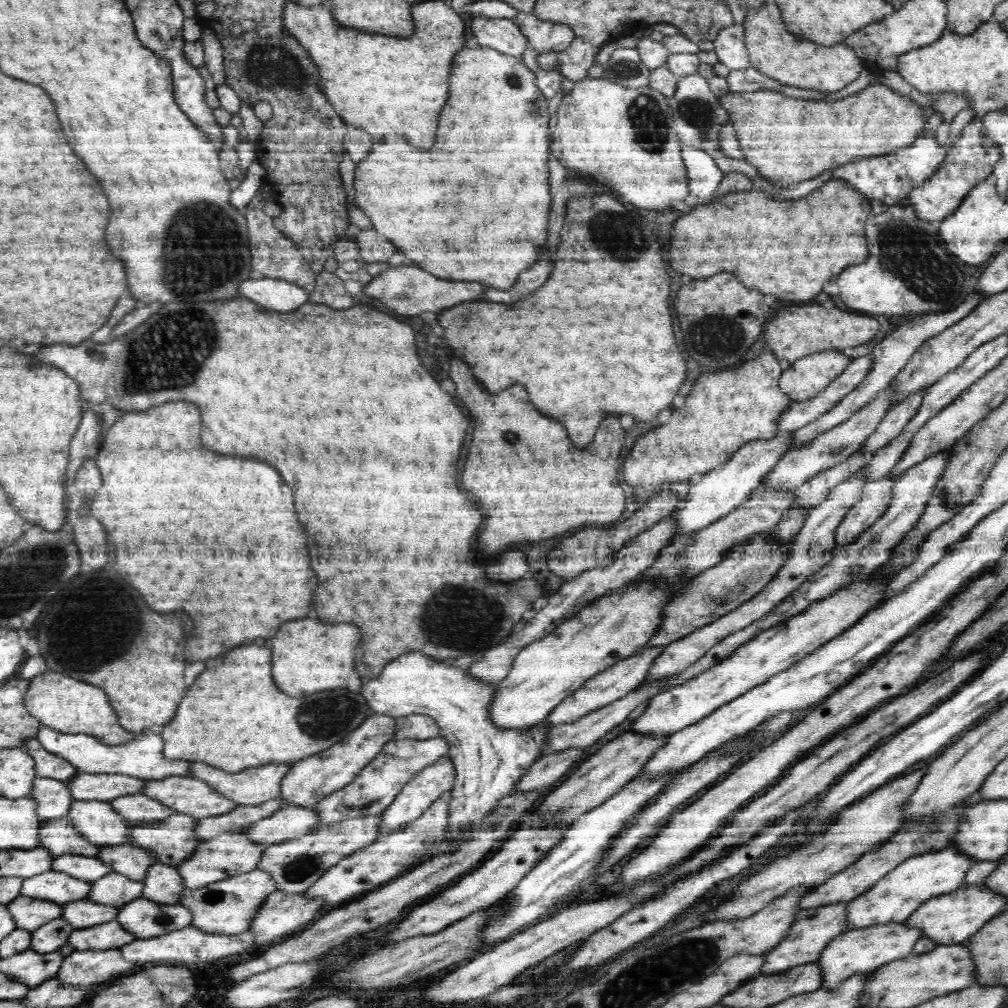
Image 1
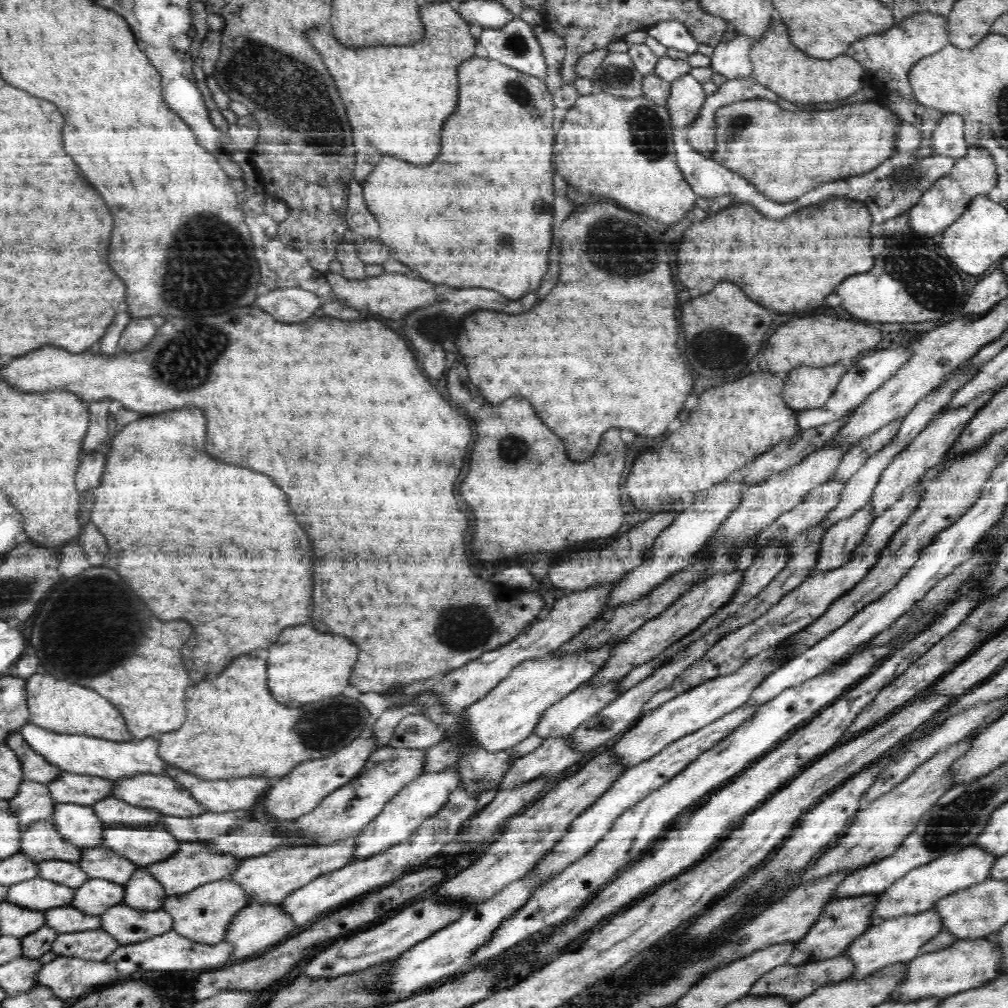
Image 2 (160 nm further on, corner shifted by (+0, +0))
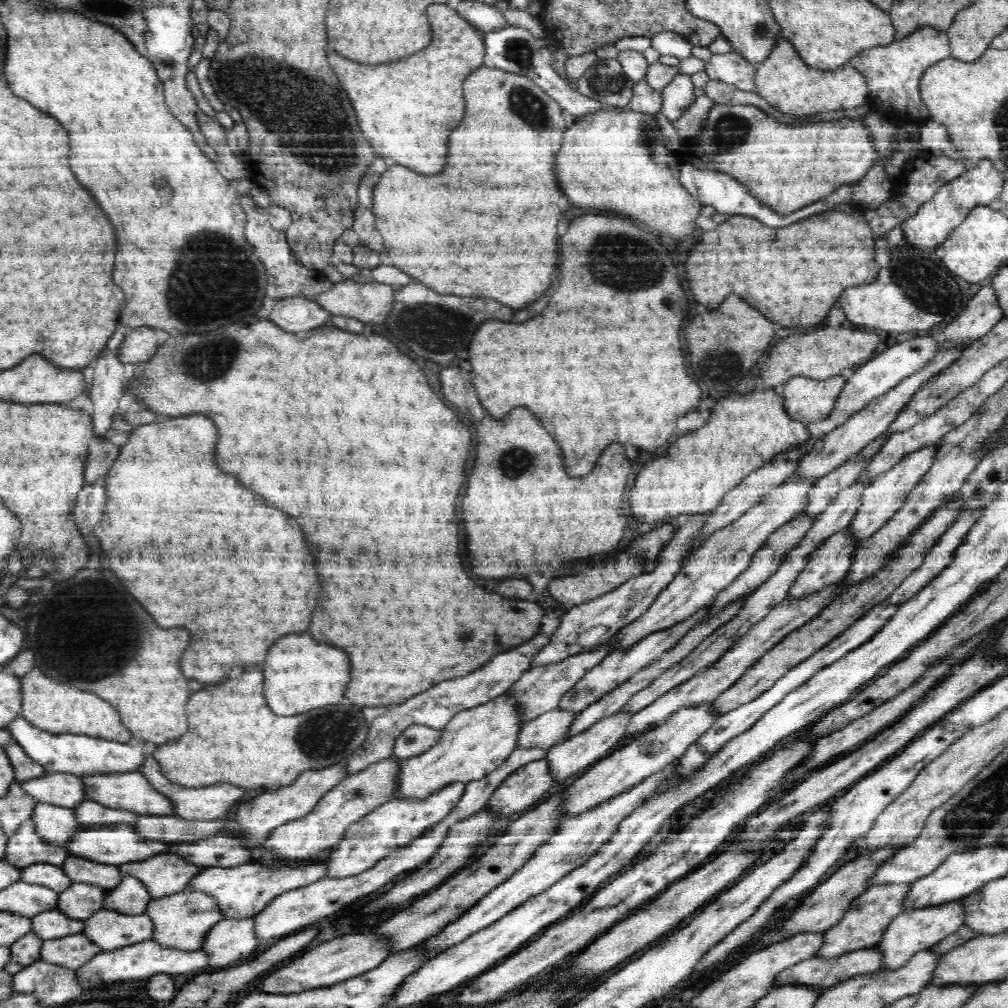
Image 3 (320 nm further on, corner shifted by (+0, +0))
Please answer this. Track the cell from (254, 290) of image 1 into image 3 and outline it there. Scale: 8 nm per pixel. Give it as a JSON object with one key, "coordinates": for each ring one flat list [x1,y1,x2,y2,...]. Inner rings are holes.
{"coordinates":[[306,296,282,298,273,306,270,320,286,332,302,332,330,324,331,314]]}

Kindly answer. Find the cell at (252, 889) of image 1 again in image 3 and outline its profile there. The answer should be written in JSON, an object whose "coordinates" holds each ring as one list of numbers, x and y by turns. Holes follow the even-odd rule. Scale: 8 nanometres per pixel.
{"coordinates":[[184,890,159,899,150,899,145,913,156,926,156,934,152,936,152,939,157,940,158,944,164,948,194,951,204,946,204,940,208,936,209,930,224,919,224,912,221,912,217,900,208,892,198,892,197,890]]}

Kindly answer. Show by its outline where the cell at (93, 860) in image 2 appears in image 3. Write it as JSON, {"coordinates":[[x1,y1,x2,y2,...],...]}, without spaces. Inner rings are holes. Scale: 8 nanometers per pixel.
{"coordinates":[[68,856,61,869,72,883,86,883,110,890,118,887,123,878,120,866,98,864,82,856]]}

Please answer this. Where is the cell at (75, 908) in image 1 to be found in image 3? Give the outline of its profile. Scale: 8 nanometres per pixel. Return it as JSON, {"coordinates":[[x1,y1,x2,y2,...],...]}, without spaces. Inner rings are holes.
{"coordinates":[[57,908,41,912,31,917,31,920,33,921,31,931,42,940,82,933,85,928,85,920,74,920,73,917,66,916]]}

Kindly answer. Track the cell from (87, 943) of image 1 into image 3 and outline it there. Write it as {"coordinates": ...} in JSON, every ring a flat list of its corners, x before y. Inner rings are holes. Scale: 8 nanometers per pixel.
{"coordinates":[[82,932,43,940,40,958,50,964,77,969,100,952,101,948]]}

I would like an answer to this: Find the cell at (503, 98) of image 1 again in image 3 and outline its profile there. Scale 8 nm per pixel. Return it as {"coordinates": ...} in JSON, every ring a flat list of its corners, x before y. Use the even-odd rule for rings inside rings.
{"coordinates":[[486,65,480,66,476,72,472,72,466,82,464,82,464,98,466,98,466,116,464,120,460,122,460,126,450,134,450,150,448,150,448,166,444,168,444,172,440,176,422,176,410,168,404,168,404,166,392,166,382,174,380,182,374,186,374,194,372,194,372,212,374,213,376,222,376,228,381,234,385,244,385,261,389,264,397,266,398,269,414,278,418,278,422,284,426,284,428,288,434,288,434,292,442,292,442,294,456,294,456,296,486,296,486,298,492,298,492,300,498,300,500,304,506,304,510,308,516,308,516,310,524,310,528,308,532,302,536,302,548,288,550,288,550,280,552,280,552,274,554,274,554,264,556,264,556,250,558,250,558,222,560,222,560,208,558,208,558,198,560,198,560,188,556,184,556,174,554,174,554,162,556,162,556,154,558,154,558,148,560,148,560,142,562,142,562,136,566,132,565,121,562,117,563,108,550,96,545,90,542,90,541,86,538,86,533,80,530,80,527,76,511,73,500,68,490,68]]}

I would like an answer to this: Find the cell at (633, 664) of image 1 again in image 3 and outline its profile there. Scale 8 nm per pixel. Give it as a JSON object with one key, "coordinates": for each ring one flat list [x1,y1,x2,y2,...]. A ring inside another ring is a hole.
{"coordinates":[[559,708,540,714,536,720,521,726,521,732,517,736,517,748,550,750,563,740,565,732,576,716,573,712,564,712]]}

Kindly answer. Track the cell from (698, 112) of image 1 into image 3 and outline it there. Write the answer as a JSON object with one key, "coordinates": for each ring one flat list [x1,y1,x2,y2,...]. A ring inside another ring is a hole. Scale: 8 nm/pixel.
{"coordinates":[[678,73,661,90,662,104,660,112,668,120,676,120,696,100,694,84,690,75]]}

